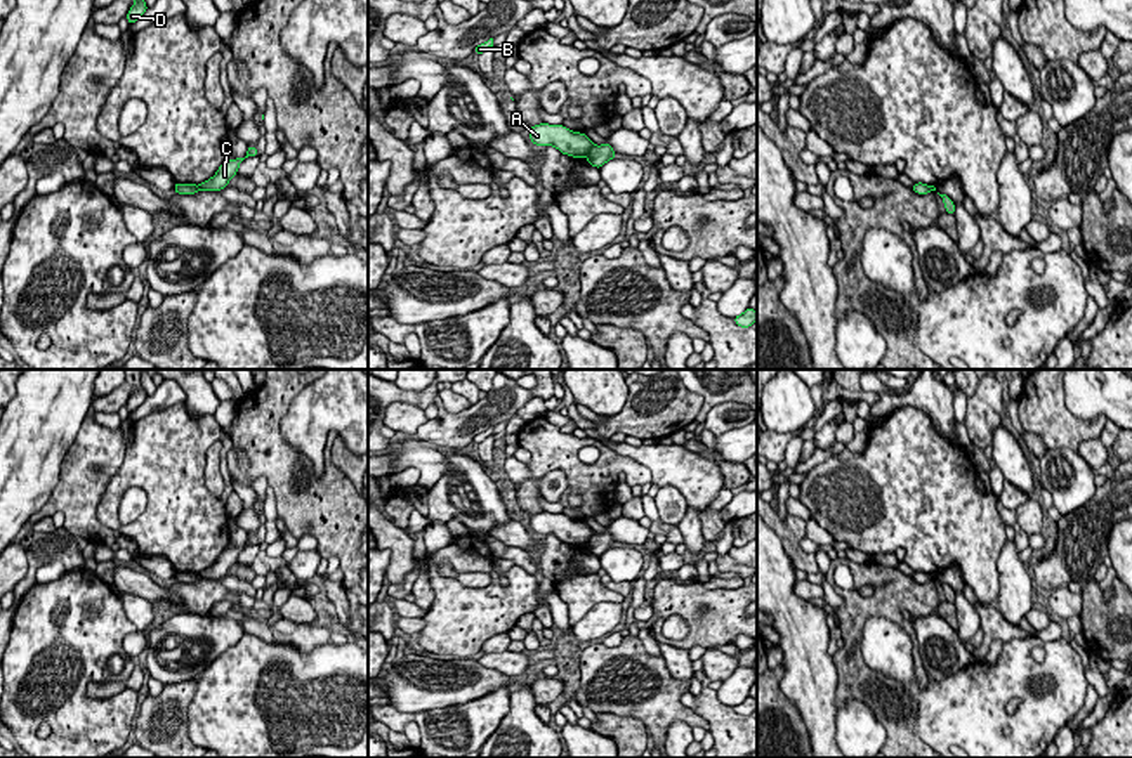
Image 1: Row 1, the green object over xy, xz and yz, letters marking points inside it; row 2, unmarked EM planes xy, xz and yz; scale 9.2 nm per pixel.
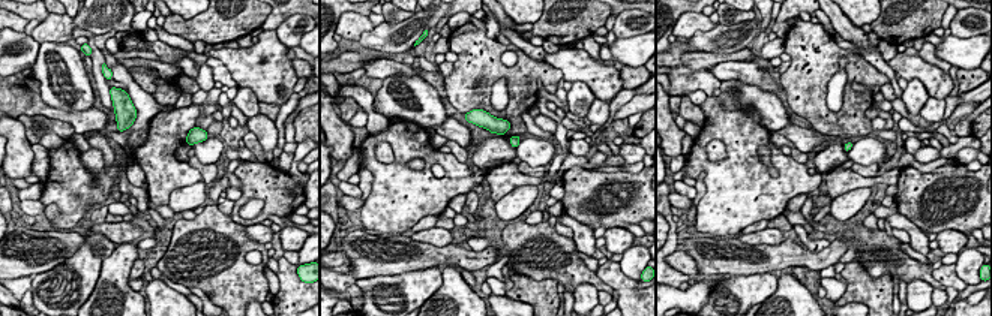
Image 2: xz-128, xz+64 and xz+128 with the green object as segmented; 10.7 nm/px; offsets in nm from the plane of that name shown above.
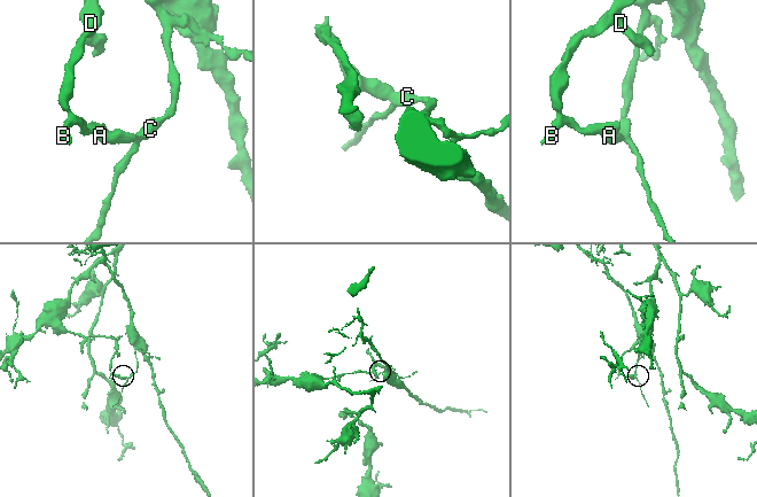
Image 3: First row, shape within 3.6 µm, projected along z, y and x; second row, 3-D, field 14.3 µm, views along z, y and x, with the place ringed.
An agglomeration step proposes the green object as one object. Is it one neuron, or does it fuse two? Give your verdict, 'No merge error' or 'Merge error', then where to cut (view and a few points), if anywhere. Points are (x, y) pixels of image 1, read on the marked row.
Merge error. Split along xz (594, 146), (585, 155)

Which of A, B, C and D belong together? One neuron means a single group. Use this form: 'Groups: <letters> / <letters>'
Groups: A B D / C

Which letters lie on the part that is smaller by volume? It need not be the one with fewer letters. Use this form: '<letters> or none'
C

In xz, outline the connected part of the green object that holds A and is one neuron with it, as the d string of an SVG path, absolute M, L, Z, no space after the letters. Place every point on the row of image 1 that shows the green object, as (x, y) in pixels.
M540 123L530 127L530 140L535 146L554 146L563 154L580 158L587 156L594 147L594 142L580 132L571 132L564 125Z

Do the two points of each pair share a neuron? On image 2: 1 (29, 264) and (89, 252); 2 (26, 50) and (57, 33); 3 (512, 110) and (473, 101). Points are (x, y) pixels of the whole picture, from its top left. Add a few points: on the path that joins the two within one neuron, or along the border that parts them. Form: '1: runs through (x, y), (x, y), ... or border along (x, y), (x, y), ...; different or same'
1: border along (84, 235), (84, 240), (68, 258), (41, 273); different
2: border along (29, 35), (39, 44); different
3: runs through (503, 113), (494, 113), (482, 101); same

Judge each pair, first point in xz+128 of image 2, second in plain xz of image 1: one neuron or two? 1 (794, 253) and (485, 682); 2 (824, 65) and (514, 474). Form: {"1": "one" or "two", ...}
{"1": "one", "2": "two"}

